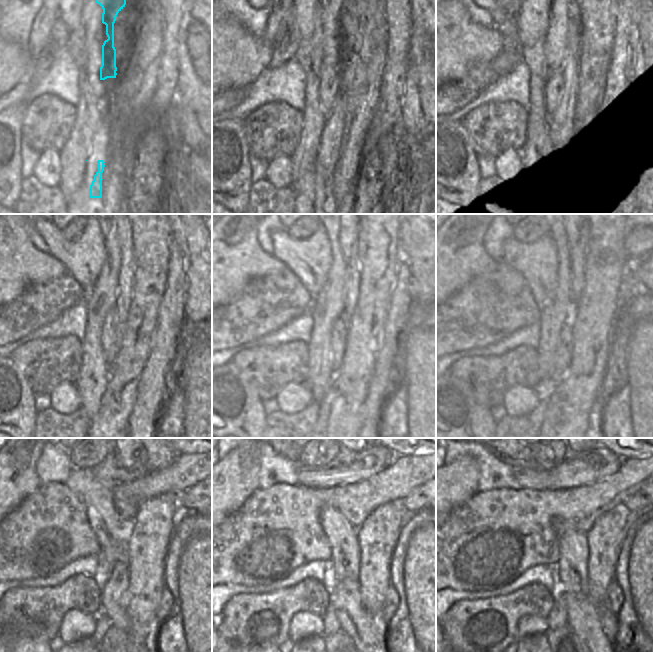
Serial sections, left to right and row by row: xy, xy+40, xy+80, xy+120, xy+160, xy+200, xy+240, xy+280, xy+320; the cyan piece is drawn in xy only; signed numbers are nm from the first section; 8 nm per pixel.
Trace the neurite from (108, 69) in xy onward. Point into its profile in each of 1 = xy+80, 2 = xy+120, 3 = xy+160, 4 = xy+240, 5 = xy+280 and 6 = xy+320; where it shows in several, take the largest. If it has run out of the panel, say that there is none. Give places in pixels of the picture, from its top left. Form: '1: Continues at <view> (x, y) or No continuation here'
1: Continues at xy+80 (556, 53)
2: Continues at xy+120 (103, 299)
3: Continues at xy+160 (327, 308)
4: Continues at xy+240 (102, 574)
5: Continues at xy+280 (330, 576)
6: Continues at xy+320 (554, 568).

